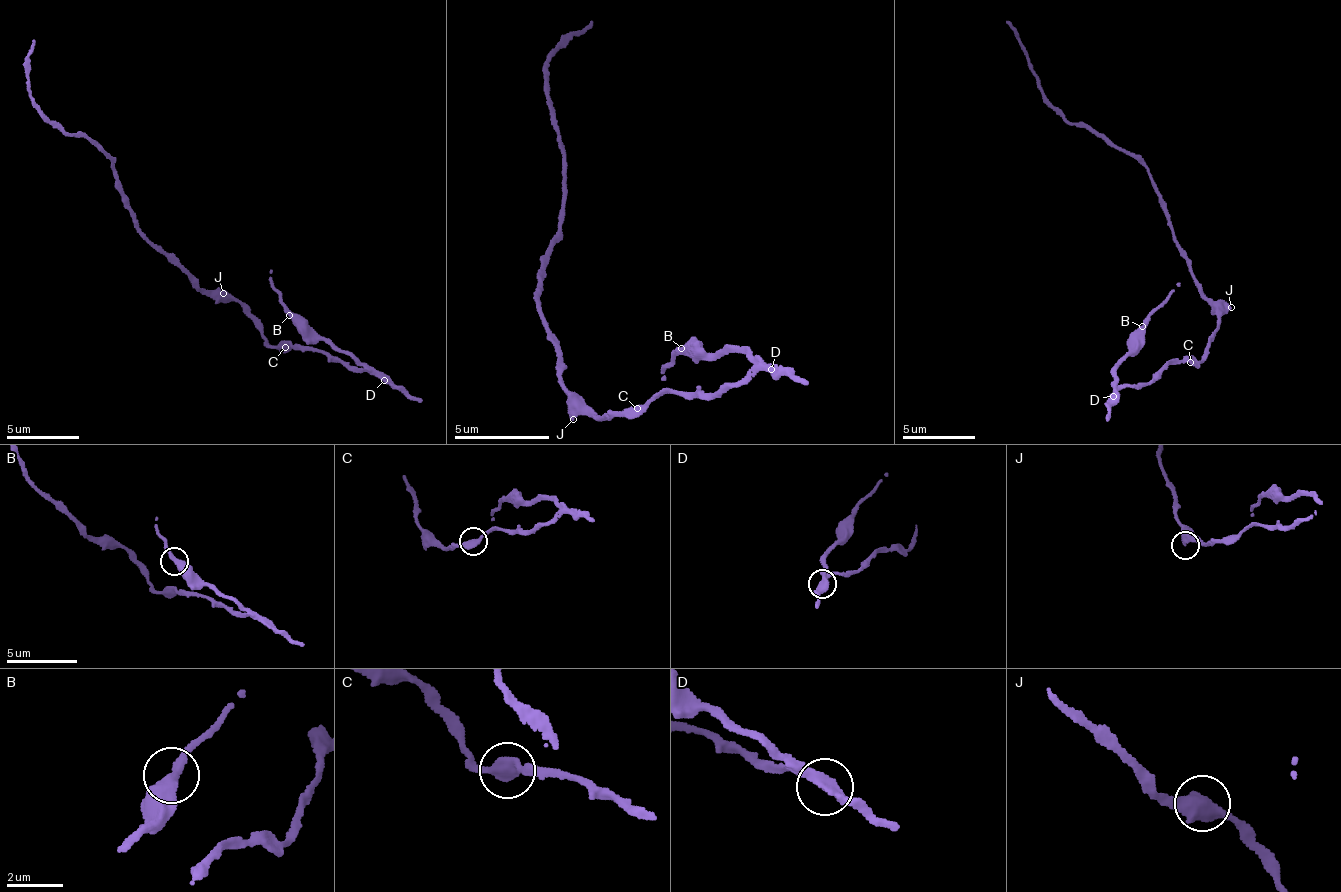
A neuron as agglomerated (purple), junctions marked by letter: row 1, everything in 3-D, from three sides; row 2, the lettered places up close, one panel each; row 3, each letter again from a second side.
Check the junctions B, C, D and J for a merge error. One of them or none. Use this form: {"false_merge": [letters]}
{"false_merge": ["D"]}

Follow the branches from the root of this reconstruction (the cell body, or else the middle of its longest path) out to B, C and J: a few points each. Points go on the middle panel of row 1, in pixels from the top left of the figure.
B: (560, 374), (601, 419), (641, 413), (663, 390), (727, 393), (756, 365), (746, 354), (681, 348)
C: (560, 374), (568, 390), (589, 406), (592, 417), (601, 419), (604, 415), (632, 412), (637, 408)
J: (560, 374), (570, 399), (573, 419)

